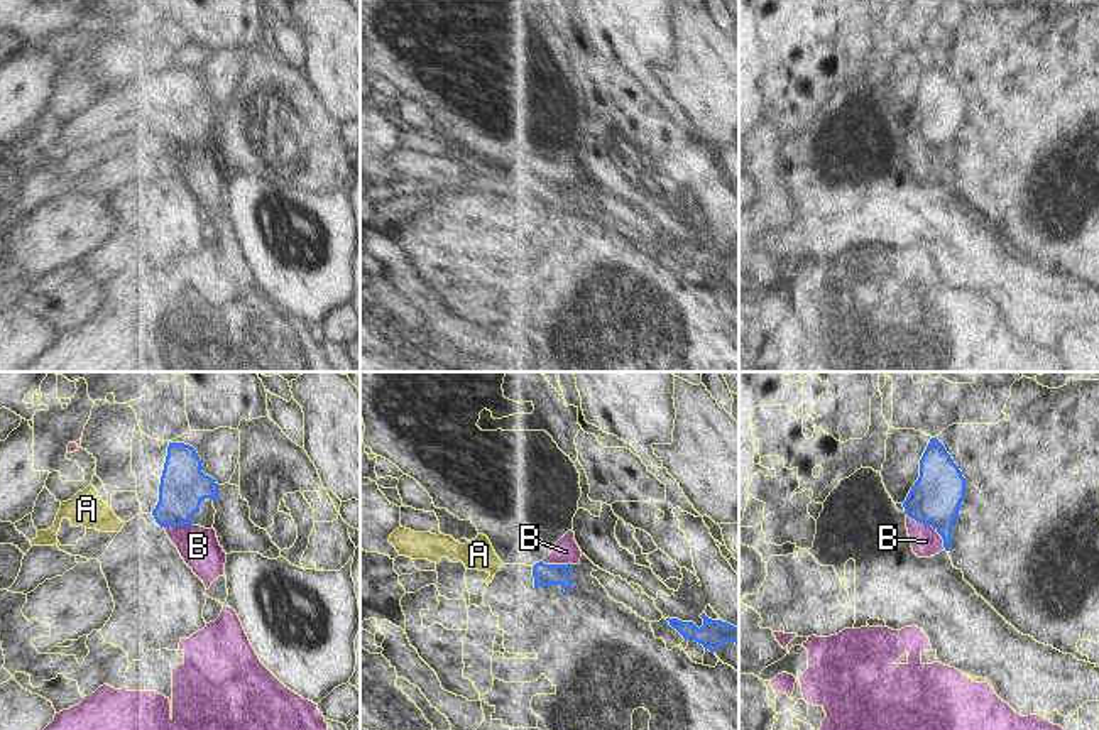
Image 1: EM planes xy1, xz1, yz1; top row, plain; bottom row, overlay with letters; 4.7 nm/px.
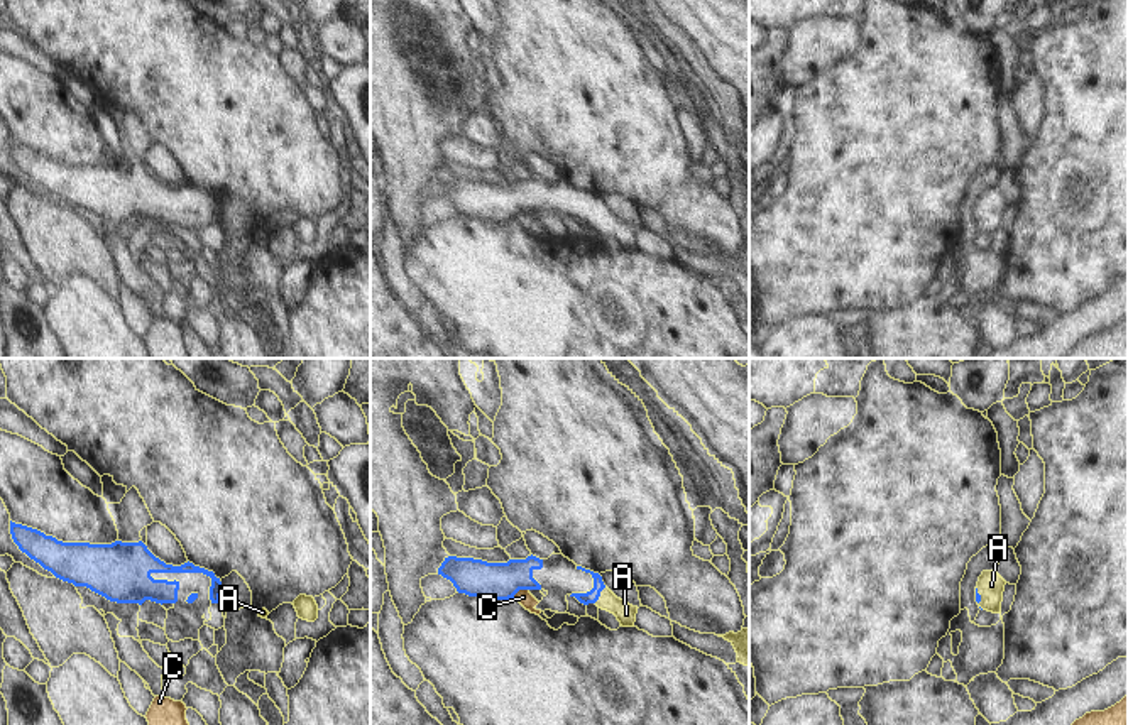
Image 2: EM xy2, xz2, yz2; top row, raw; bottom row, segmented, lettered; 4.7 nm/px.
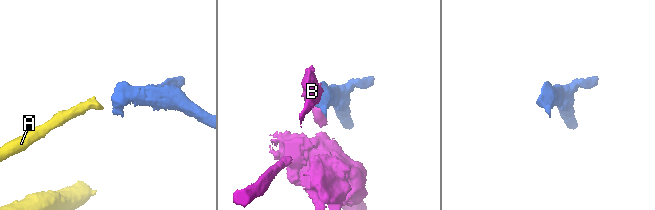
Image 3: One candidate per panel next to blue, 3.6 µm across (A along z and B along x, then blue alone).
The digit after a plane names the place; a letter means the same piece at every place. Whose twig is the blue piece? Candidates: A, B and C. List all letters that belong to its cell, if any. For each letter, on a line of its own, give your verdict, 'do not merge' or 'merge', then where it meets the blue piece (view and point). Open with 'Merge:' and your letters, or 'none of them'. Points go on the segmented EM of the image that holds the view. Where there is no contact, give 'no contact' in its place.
Merge: A
A: merge; contact xz2 (599, 595)
B: do not merge; contact yz1 (930, 524)
C: do not merge; contact xz2 (520, 588)

